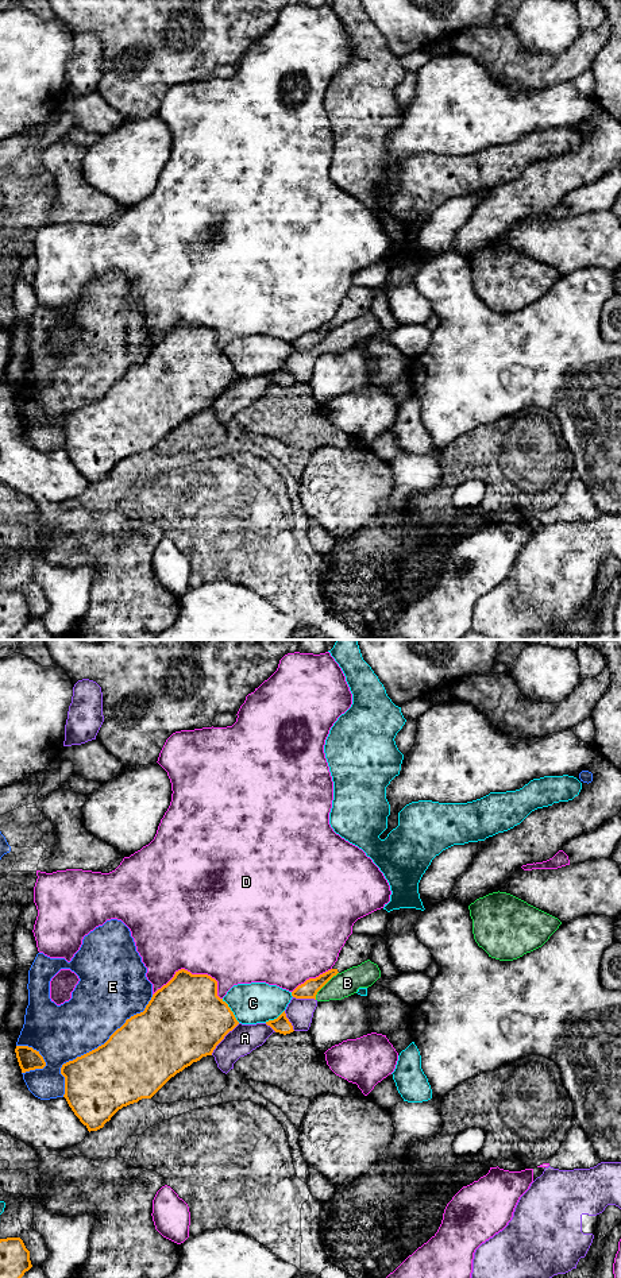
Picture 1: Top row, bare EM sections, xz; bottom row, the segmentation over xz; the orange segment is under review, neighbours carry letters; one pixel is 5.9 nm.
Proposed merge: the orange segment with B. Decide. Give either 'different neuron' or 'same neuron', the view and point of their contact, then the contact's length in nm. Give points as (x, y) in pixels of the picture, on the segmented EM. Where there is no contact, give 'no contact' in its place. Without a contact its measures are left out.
different neuron | xz (324, 984) | 220 nm

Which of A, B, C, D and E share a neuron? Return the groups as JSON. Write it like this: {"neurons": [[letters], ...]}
{"neurons": [["A", "B"], ["C"], ["D"], ["E"]]}

